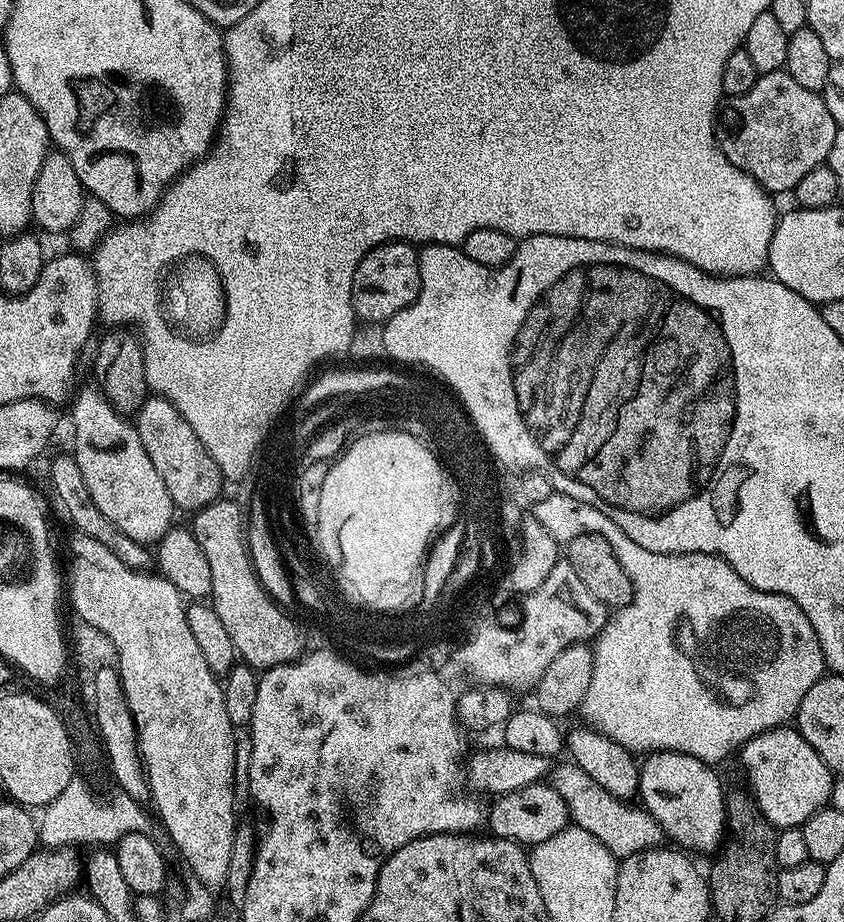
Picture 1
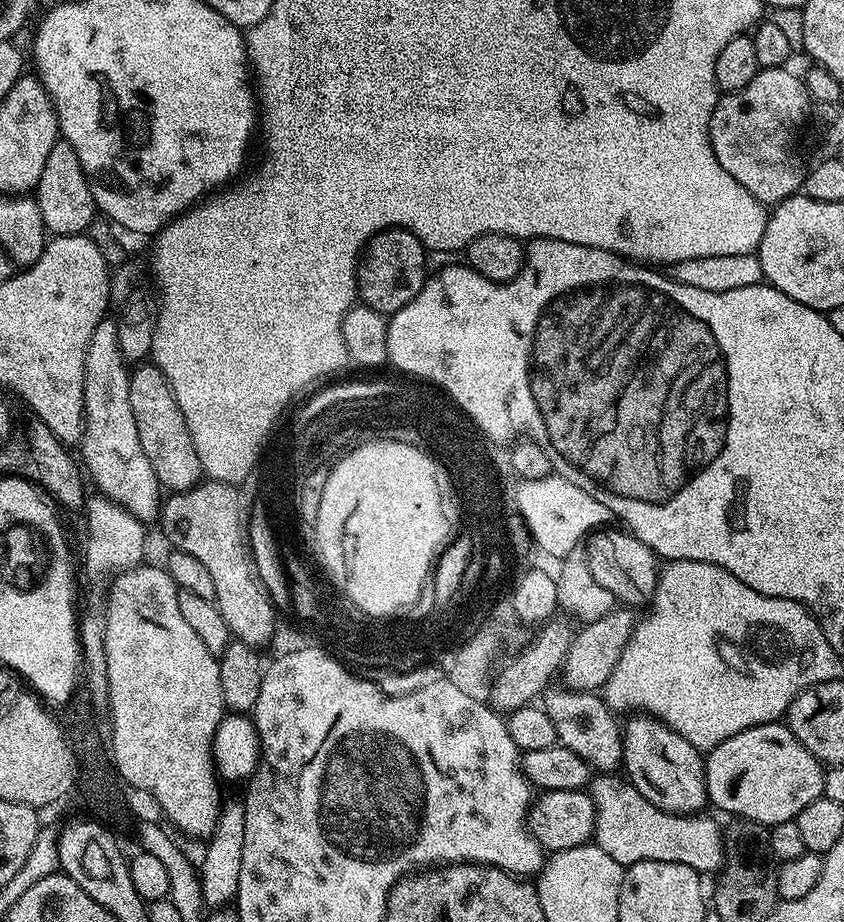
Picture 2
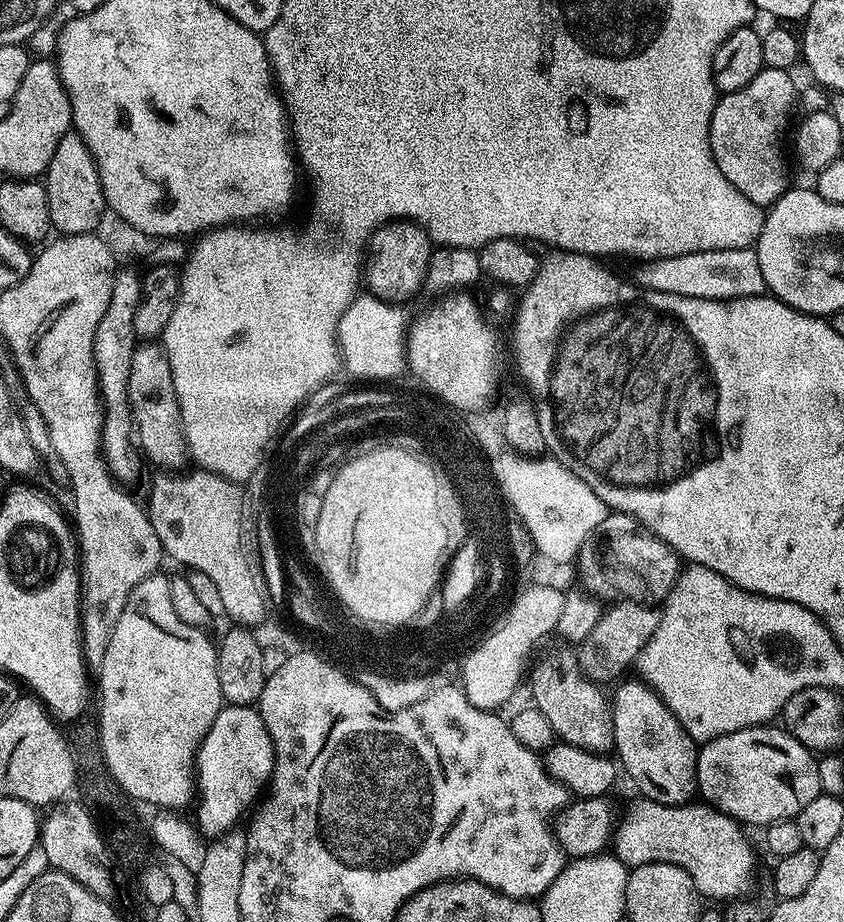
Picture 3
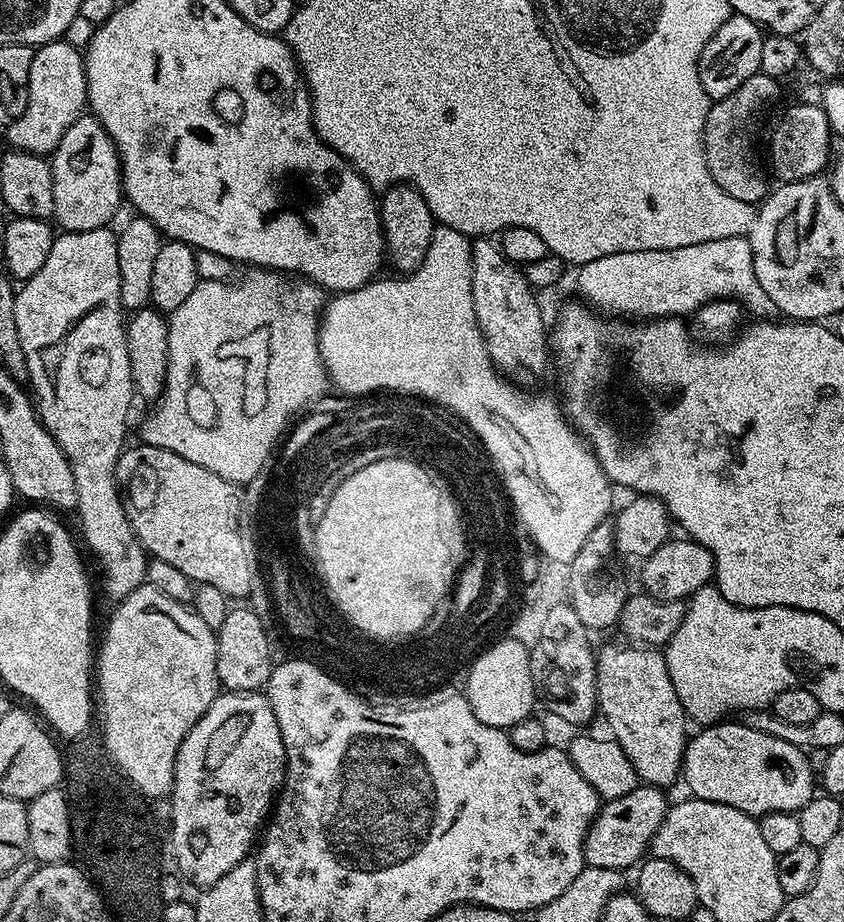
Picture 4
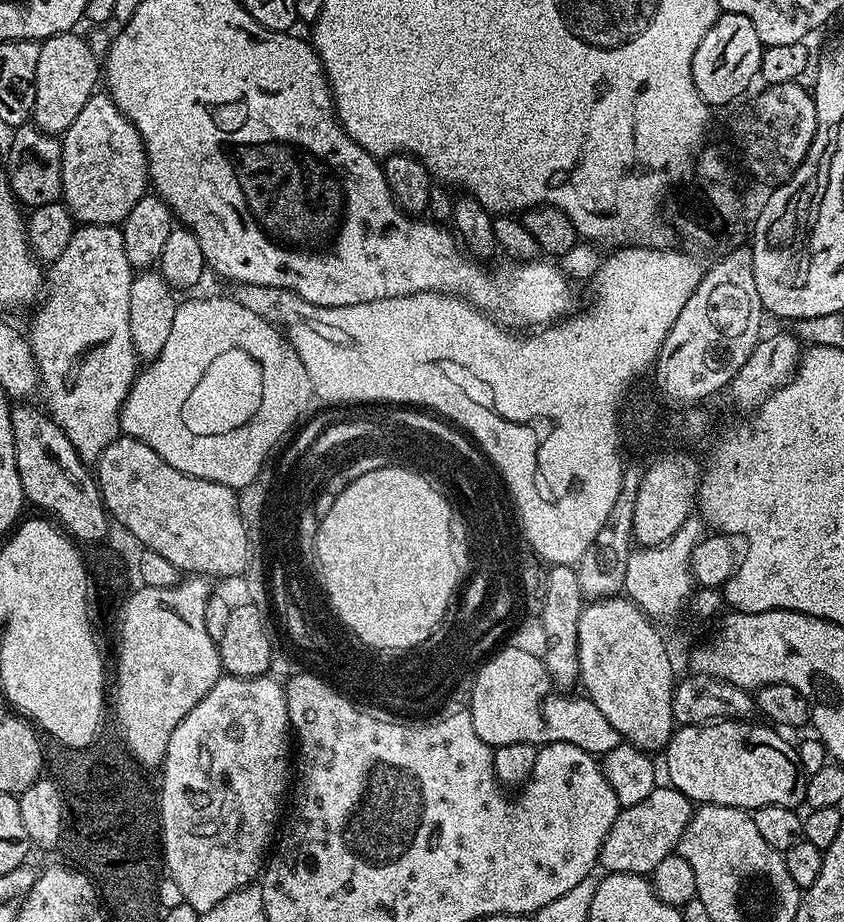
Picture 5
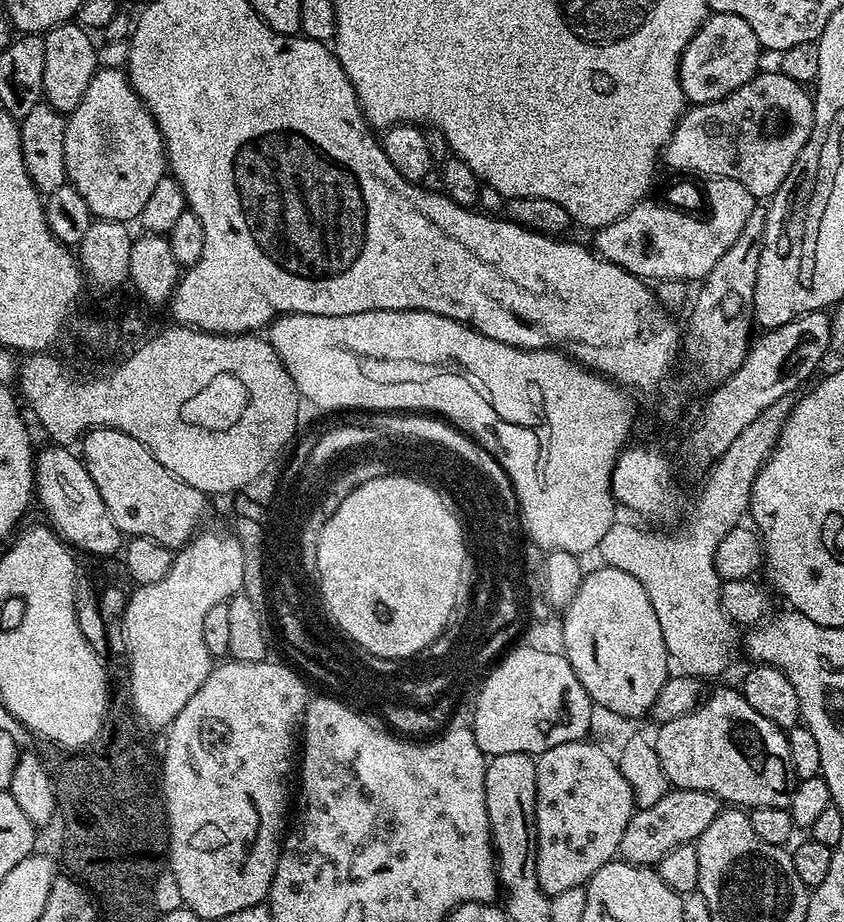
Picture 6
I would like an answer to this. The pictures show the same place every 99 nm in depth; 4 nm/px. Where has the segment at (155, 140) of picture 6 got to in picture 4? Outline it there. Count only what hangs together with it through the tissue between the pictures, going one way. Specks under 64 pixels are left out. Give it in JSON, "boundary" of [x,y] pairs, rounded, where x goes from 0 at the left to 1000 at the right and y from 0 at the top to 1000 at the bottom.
{"boundary":[[[108,124],[94,126],[73,145],[65,165],[60,166],[59,177],[64,193],[65,242],[78,252],[105,252],[113,247],[132,244],[133,233],[145,221],[145,188],[142,169],[135,154]]]}

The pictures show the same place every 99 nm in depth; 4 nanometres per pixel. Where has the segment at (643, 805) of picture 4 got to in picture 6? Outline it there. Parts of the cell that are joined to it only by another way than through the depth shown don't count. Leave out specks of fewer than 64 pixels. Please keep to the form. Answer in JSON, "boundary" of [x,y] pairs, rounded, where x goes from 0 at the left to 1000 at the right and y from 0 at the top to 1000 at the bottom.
{"boundary":[[[797,854],[775,874],[764,876],[754,876],[750,880],[746,892],[742,892],[742,905],[737,905],[737,913],[732,925],[733,932],[743,937],[761,937],[764,939],[775,939],[799,918],[808,918],[823,913],[851,887],[855,879],[855,870],[846,861],[833,859],[832,857],[818,857],[816,855]]]}

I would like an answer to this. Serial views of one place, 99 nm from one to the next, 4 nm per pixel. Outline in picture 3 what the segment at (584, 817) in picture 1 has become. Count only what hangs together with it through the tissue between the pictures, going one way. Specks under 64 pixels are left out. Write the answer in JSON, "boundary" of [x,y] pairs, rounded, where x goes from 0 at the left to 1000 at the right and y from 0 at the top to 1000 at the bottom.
{"boundary":[[[759,867],[727,905],[727,927],[745,943],[767,937],[803,939],[822,952],[831,973],[872,978],[891,963],[896,924],[876,889],[838,871],[776,872]]]}

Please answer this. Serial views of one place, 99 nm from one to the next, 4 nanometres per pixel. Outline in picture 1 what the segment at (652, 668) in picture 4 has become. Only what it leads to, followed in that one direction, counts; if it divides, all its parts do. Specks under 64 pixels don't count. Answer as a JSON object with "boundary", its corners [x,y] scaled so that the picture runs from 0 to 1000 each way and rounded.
{"boundary":[[[769,816],[758,829],[757,871],[780,892],[783,903],[797,911],[793,911],[797,916],[820,926],[847,925],[860,906],[860,855],[853,851],[848,836],[845,830],[807,816]]]}

